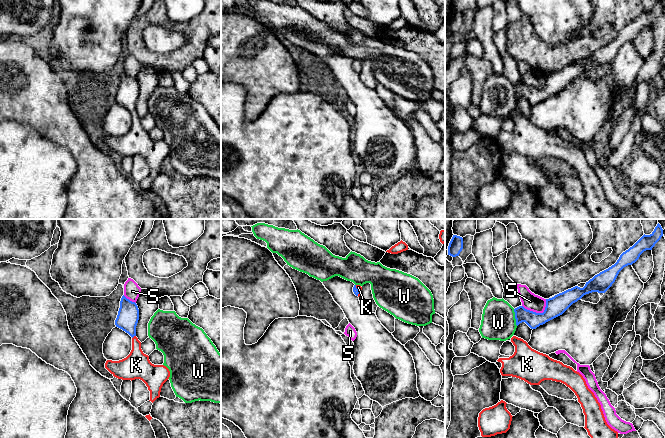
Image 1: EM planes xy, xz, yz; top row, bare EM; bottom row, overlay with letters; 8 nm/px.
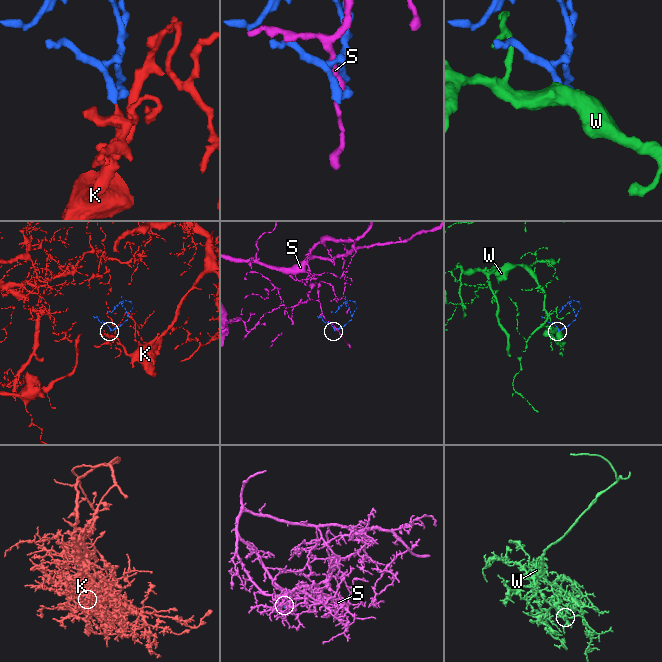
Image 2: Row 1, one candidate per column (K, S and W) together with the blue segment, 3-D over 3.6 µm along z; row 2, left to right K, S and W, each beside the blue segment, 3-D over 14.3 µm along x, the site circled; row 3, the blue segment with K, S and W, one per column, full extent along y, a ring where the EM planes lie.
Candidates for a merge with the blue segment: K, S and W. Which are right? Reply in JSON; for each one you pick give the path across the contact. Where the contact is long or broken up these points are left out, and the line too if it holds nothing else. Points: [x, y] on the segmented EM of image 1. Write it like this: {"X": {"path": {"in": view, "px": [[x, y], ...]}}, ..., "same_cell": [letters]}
{"K": {"path": {"in": "xy", "px": [[128, 315], [128, 325], [133, 336], [136, 344], [136, 365]]}}, "same_cell": ["K"]}

